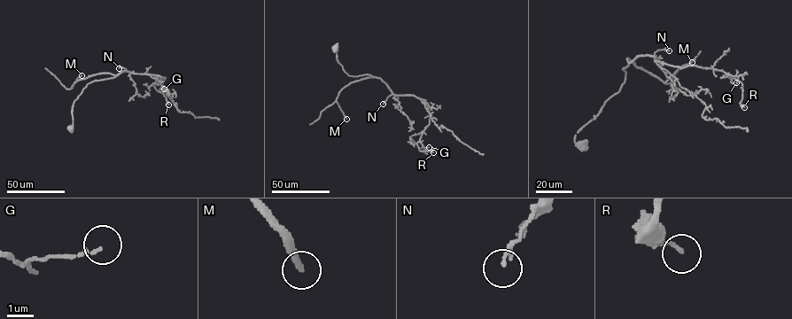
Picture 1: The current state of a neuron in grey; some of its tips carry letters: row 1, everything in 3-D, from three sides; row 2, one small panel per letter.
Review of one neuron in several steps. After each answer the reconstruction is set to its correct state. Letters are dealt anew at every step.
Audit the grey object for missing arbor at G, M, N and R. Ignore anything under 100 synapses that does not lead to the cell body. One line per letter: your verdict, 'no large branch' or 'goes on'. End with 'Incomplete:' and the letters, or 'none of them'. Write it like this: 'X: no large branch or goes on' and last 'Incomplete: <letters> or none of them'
G: no large branch
M: goes on
N: no large branch
R: no large branch
Incomplete: M

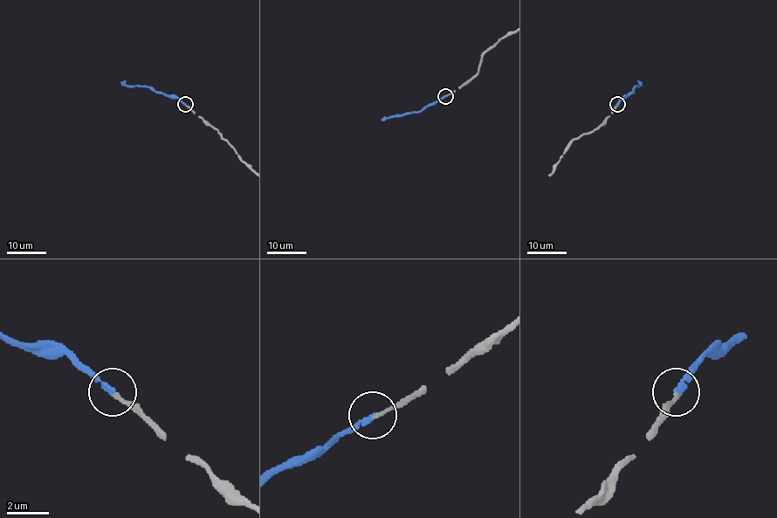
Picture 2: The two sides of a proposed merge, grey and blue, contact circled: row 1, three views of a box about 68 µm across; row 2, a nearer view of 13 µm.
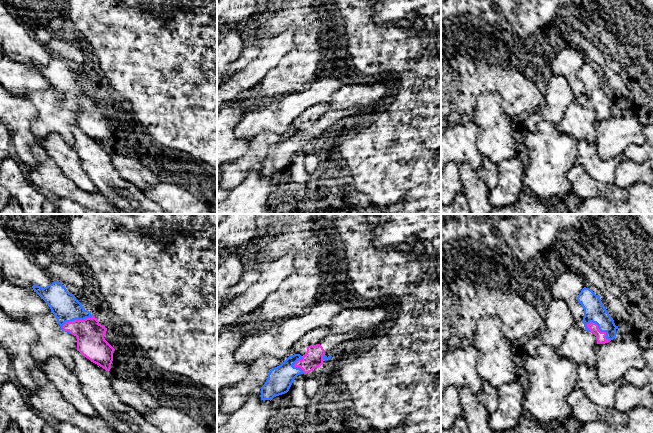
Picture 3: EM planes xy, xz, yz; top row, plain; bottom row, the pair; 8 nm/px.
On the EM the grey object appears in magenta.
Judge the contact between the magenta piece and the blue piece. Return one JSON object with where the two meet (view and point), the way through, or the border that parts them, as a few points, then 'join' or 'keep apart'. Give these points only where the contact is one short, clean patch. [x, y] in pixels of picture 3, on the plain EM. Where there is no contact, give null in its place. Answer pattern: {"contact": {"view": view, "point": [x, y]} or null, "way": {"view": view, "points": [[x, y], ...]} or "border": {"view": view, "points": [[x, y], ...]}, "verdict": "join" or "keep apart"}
{"contact": {"view": "xy", "point": [75, 96]}, "way": {"view": "xy", "points": [[91, 119], [90, 111], [75, 96], [66, 84]]}, "verdict": "join"}

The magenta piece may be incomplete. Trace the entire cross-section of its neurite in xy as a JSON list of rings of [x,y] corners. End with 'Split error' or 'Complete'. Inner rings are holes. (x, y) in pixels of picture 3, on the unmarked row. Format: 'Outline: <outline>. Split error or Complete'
Outline: [[[61,58],[32,64],[49,81],[61,106],[77,113],[77,126],[109,148],[115,125],[104,114],[107,104]]]. Split error

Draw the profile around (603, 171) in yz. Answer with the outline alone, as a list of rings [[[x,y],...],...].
[[[578,141],[575,165],[581,166],[596,181],[601,183],[613,183],[615,169],[623,160],[623,156],[602,160],[597,152],[594,141]]]

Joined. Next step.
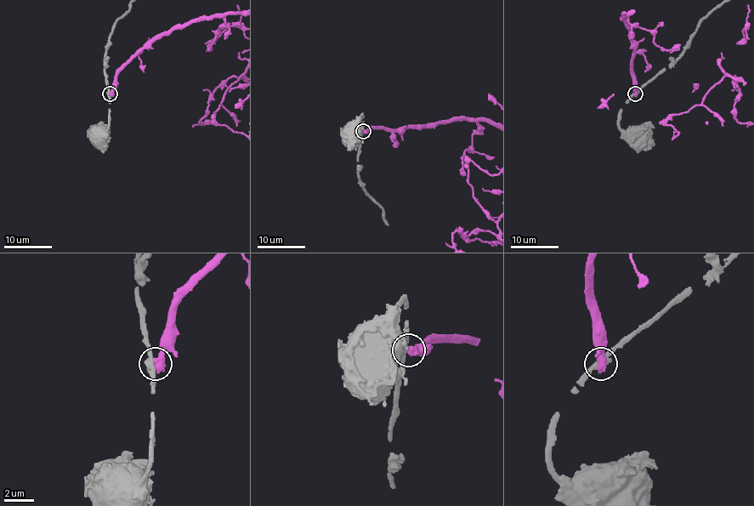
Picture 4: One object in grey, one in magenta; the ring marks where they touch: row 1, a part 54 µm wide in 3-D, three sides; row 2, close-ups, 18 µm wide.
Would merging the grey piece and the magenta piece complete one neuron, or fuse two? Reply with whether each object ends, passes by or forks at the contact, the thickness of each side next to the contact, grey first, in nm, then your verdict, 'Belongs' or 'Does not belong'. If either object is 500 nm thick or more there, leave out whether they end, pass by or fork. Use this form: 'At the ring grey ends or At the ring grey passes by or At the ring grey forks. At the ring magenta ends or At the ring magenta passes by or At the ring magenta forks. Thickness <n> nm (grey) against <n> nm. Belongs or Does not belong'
Thickness 420 nm (grey) against 600 nm. Does not belong

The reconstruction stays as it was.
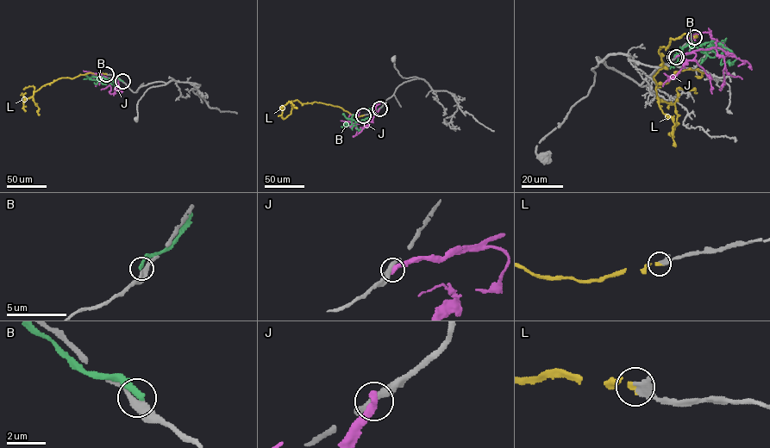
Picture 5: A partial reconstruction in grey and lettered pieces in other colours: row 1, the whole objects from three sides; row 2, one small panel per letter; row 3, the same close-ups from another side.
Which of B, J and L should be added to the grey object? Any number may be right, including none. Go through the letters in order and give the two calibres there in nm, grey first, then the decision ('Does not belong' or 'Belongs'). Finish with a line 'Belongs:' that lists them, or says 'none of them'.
B: Thickness 400 nm (grey) against 260 nm. Does not belong
J: Thickness 300 nm (grey) against 440 nm. Does not belong
L: Thickness 500 nm (grey) against 200 nm. Belongs
Belongs: L

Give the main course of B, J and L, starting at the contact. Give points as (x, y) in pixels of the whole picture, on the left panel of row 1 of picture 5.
B: (122, 81), (115, 77), (107, 79), (93, 76), (100, 76)
J: (122, 81), (89, 71), (102, 74)
L: (106, 74), (90, 72), (72, 78), (61, 77), (44, 85), (28, 98), (24, 99), (25, 93), (21, 95)

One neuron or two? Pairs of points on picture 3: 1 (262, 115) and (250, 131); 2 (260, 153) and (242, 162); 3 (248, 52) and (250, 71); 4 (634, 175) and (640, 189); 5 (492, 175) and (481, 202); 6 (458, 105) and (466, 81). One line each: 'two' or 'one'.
1: one
2: one
3: two
4: two
5: two
6: one

